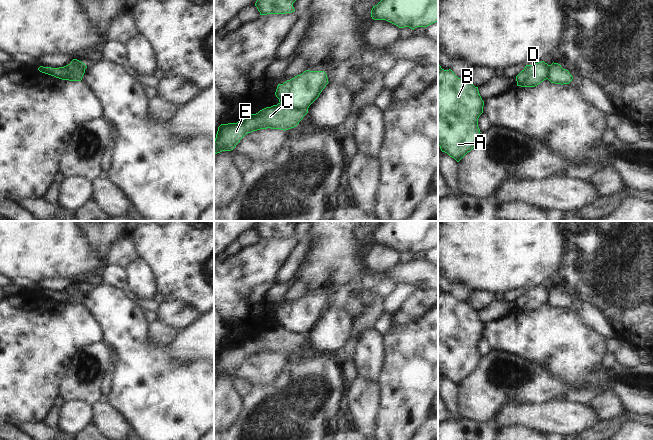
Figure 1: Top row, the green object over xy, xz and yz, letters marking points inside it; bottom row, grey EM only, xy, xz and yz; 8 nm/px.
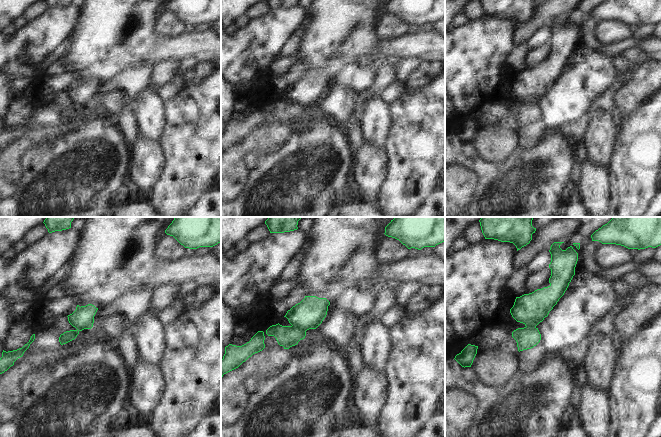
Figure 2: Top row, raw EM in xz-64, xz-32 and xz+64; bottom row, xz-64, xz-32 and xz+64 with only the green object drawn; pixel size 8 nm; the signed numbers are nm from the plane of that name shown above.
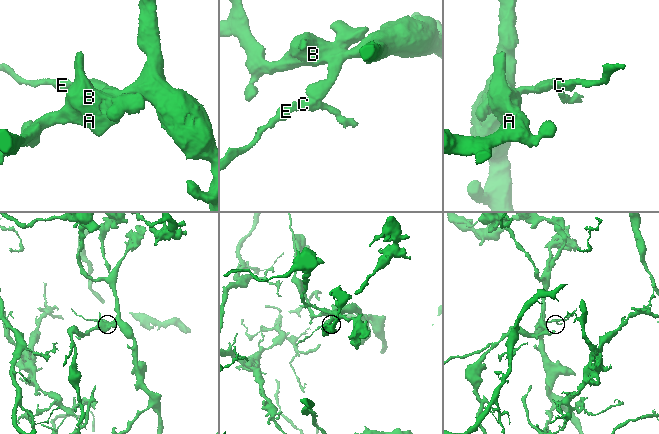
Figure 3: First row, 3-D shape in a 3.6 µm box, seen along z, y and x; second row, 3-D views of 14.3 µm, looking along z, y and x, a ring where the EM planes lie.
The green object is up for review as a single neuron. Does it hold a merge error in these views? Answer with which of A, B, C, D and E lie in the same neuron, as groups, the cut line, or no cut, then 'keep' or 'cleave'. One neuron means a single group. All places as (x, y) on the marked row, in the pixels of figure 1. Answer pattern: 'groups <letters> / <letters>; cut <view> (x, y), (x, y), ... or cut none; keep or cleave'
groups A B D / C E; cut xz (280, 102), (295, 108), (307, 109); cleave

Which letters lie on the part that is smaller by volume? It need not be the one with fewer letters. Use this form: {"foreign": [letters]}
{"foreign": ["C", "E"]}

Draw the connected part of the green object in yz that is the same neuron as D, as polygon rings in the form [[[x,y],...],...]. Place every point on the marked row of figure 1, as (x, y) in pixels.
[[[544,61],[526,65],[525,68],[516,76],[517,86],[535,87],[544,80],[548,79],[549,66]]]

